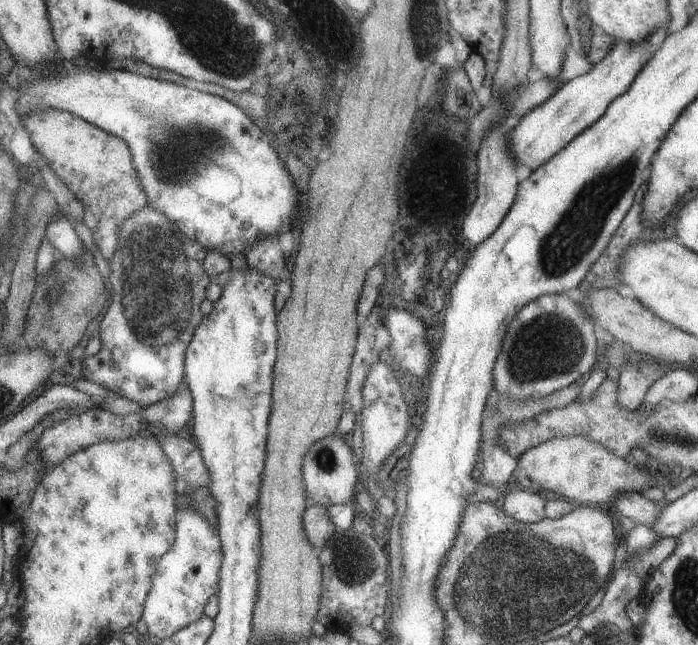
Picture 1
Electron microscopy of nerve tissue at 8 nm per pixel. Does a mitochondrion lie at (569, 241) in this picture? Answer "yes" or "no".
yes

